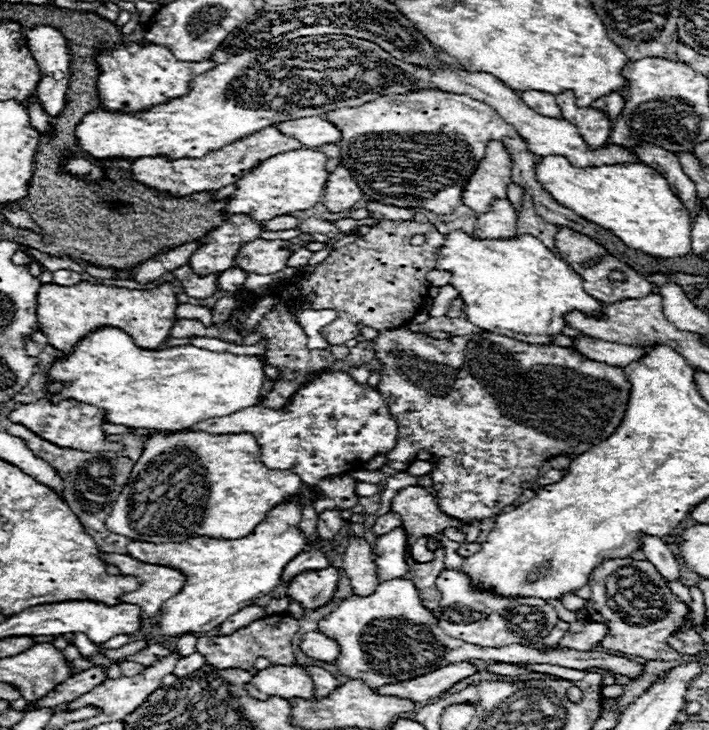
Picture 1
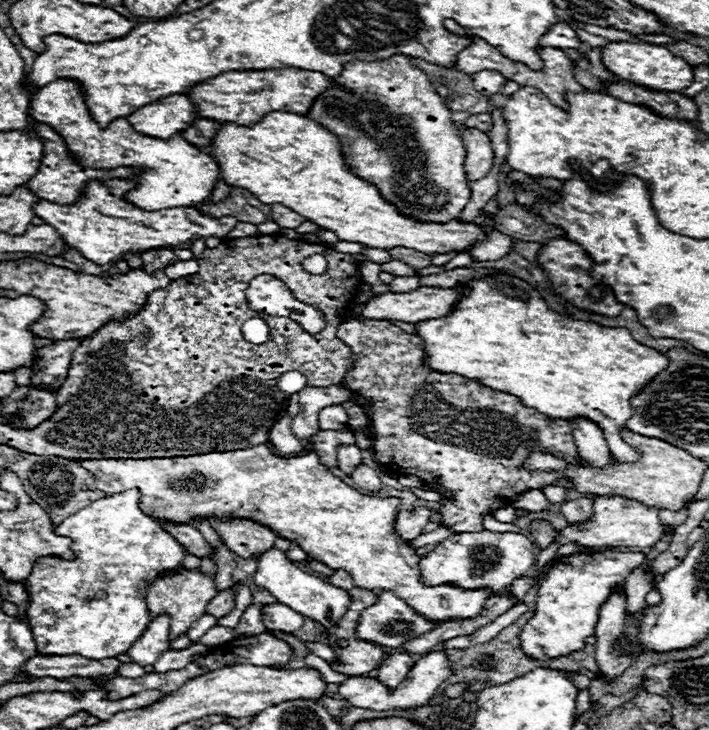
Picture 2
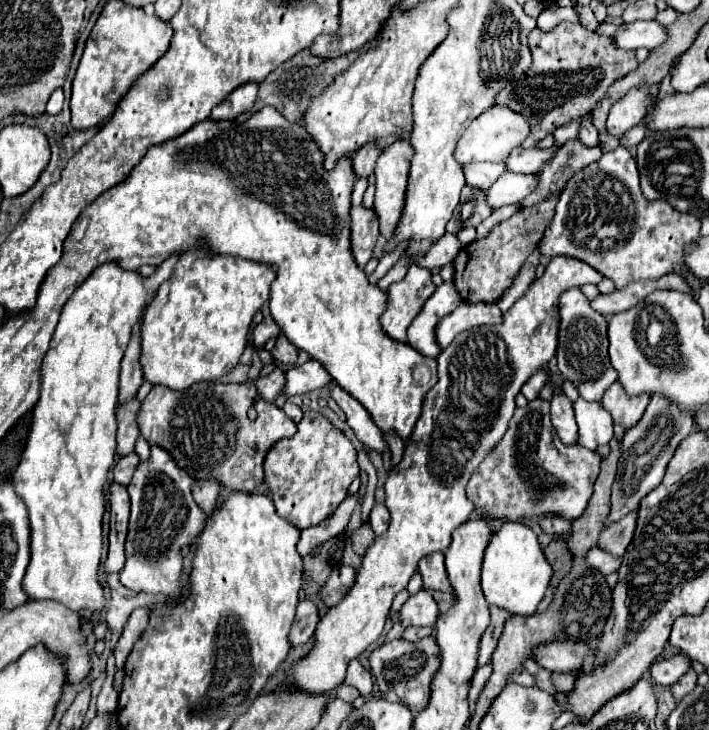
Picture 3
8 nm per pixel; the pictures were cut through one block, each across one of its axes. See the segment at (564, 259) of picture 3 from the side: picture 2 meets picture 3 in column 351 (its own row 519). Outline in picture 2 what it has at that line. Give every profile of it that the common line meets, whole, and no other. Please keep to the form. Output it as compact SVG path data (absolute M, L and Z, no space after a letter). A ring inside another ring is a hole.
M596 496L594 498L594 516L586 524L568 524L556 536L554 544L550 548L542 550L540 556L536 556L536 562L540 566L546 566L554 558L556 550L566 542L578 542L580 546L586 546L586 548L600 548L600 546L650 548L664 536L664 526L660 524L658 512L660 512L658 508L650 508L650 506L644 506L640 502L620 498L620 496Z

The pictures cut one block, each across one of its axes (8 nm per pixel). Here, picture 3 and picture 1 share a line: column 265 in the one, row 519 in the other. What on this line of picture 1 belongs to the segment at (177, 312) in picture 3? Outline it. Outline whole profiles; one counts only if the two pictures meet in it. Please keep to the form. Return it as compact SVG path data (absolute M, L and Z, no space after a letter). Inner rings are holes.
M312 490L310 498L294 496L282 504L276 504L266 520L262 520L254 532L238 540L224 538L190 538L178 544L152 544L132 540L126 548L128 554L140 562L162 564L178 568L186 576L186 584L178 596L172 596L160 612L162 634L184 634L184 632L210 632L226 622L232 614L246 606L252 606L260 596L274 590L280 582L284 566L306 550L306 538L300 528L302 506L314 504L318 494Z

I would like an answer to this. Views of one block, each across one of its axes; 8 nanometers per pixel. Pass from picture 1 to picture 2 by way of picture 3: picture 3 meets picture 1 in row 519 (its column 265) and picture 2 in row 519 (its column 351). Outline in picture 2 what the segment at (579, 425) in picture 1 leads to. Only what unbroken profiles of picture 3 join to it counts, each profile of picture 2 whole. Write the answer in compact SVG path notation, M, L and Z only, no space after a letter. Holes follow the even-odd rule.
M350 318L338 326L338 338L350 344L356 356L354 368L346 374L342 382L354 394L362 396L370 404L370 424L374 428L372 452L376 462L402 474L404 470L416 472L424 484L442 486L450 492L442 506L438 508L442 520L440 526L448 526L452 532L482 532L484 516L492 516L502 506L508 506L516 496L528 490L540 490L548 484L574 488L562 472L538 472L522 468L524 460L532 452L546 452L564 458L568 464L580 464L582 458L572 438L572 426L566 420L554 420L540 414L534 408L526 408L520 398L486 388L476 380L464 378L460 374L444 374L432 370L424 362L422 338L408 334L394 326L390 320L364 320Z

